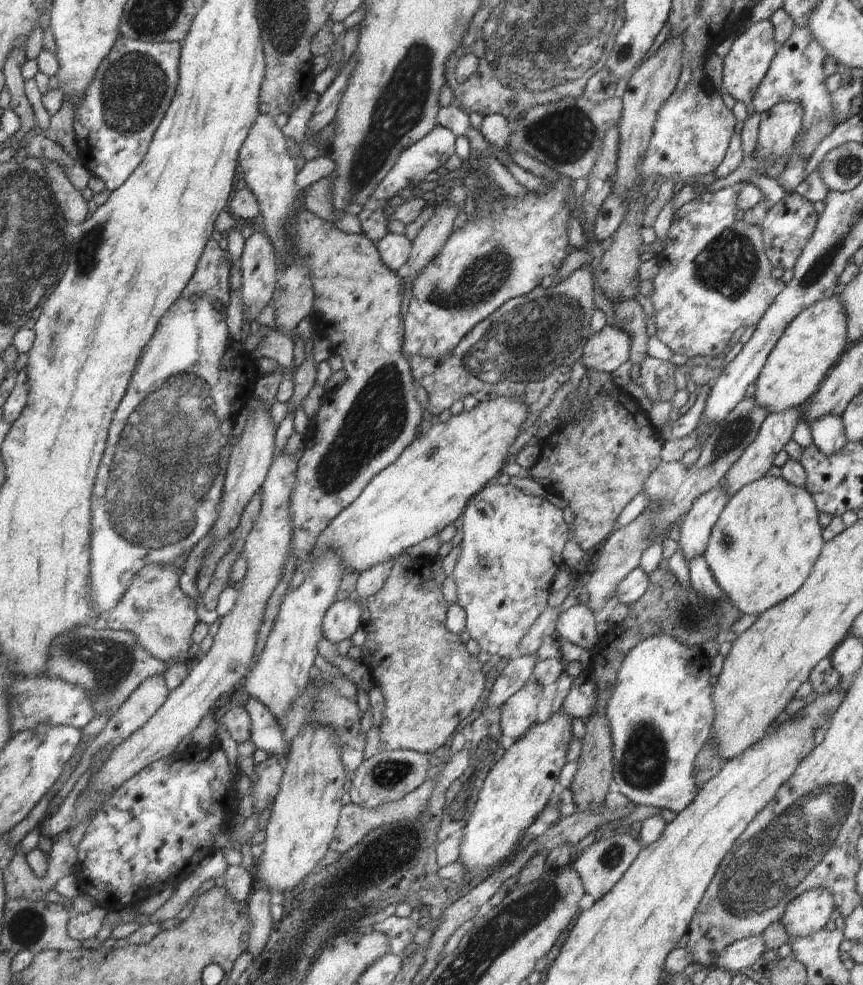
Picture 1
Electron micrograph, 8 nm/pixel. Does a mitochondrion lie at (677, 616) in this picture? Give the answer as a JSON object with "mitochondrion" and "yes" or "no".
{"mitochondrion":"yes"}

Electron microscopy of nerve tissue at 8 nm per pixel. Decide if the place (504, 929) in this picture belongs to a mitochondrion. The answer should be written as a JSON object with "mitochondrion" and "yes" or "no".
{"mitochondrion":"yes"}

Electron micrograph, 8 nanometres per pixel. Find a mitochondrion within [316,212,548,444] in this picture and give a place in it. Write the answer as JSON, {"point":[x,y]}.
{"point":[482,277]}

